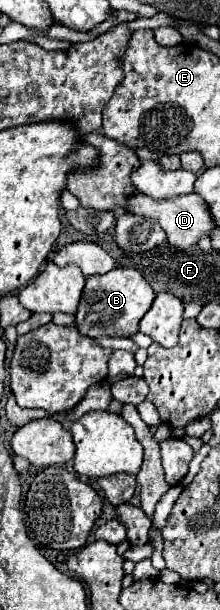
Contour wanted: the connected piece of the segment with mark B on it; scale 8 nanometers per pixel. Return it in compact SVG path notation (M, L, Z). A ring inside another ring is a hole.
M114 268L108 274L92 276L86 280L82 300L76 312L76 328L84 336L132 336L138 332L140 318L150 310L154 302L154 290L148 280L134 268ZM96 328L110 328L112 334L96 334Z

